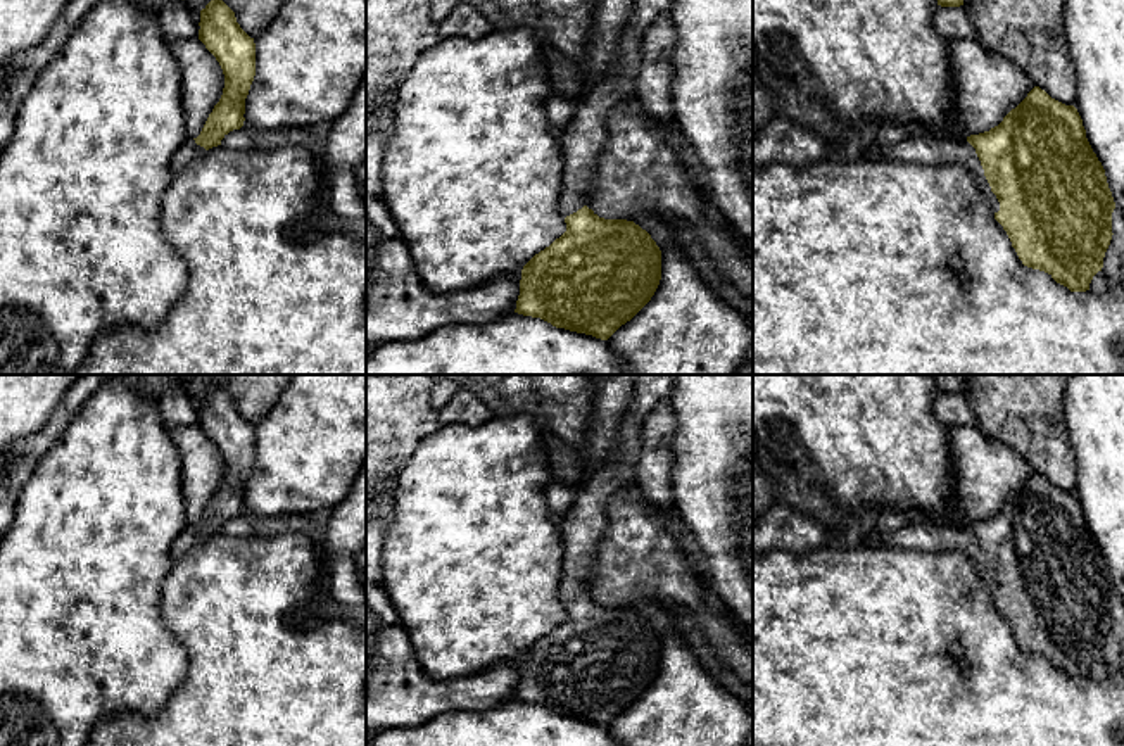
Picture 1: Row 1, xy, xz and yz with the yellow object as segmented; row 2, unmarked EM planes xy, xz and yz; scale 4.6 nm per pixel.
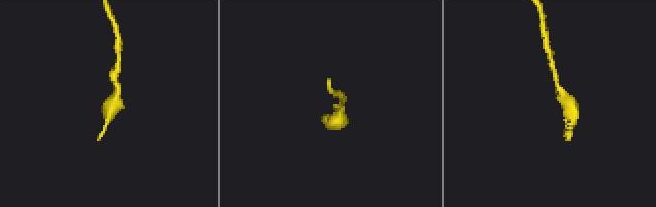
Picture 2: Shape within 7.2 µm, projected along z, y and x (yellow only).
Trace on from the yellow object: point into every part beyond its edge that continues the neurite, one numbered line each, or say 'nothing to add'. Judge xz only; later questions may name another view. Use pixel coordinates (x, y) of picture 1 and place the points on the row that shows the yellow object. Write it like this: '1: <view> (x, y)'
1: xz (582, 140)

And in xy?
1: xy (189, 151)

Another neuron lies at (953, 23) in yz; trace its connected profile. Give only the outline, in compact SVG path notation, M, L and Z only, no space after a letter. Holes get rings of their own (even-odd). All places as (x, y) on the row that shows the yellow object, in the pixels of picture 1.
M938 5L932 12L934 29L948 38L950 41L960 38L976 38L976 28L965 10L960 7L941 7Z

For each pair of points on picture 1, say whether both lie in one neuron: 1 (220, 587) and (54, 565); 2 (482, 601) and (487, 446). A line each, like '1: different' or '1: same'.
1: different
2: same

